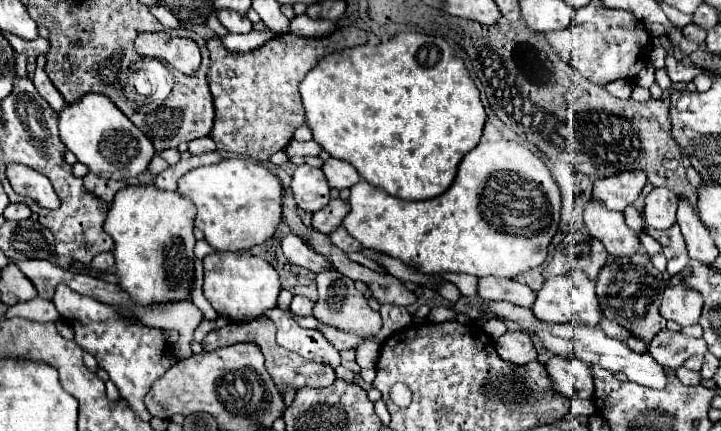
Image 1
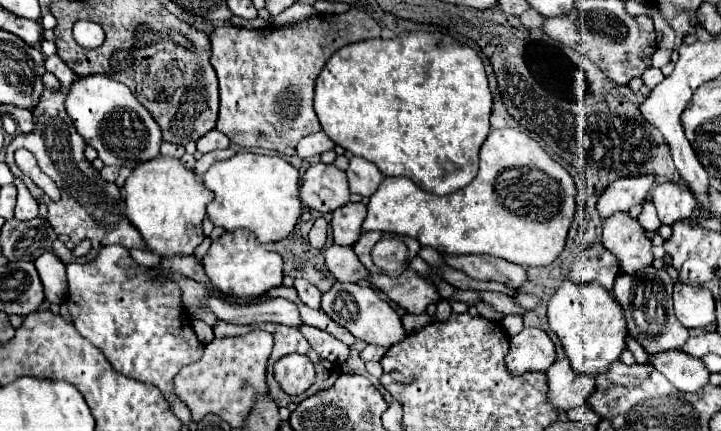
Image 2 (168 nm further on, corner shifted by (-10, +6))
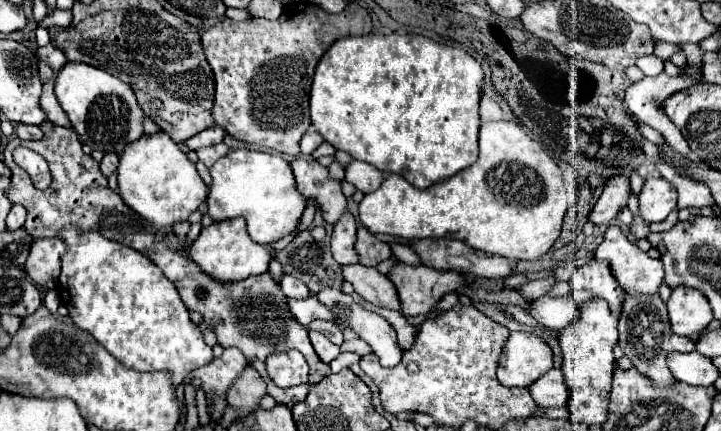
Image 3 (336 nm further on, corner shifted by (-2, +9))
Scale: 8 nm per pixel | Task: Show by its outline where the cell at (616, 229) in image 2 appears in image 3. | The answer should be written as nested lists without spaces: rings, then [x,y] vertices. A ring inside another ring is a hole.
[[[607,227],[603,241],[599,243],[597,251],[595,251],[597,259],[607,259],[613,271],[613,277],[617,279],[617,283],[631,295],[651,295],[659,291],[659,285],[663,281],[663,263],[659,259],[649,257],[645,251],[641,251],[637,245],[633,245],[621,227]]]

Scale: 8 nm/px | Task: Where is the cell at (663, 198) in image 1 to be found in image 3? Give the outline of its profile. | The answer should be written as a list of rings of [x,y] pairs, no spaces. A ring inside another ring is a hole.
[[[647,179],[645,187],[639,195],[639,211],[645,221],[659,223],[665,221],[667,215],[677,207],[677,189],[665,181],[659,179]]]

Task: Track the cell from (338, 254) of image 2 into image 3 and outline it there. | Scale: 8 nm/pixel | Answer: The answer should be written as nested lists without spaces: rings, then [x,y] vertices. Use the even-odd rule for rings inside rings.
[[[341,265],[343,279],[349,281],[355,291],[369,301],[375,307],[387,307],[399,311],[399,297],[395,293],[395,285],[379,273],[377,267],[365,267],[365,265]]]

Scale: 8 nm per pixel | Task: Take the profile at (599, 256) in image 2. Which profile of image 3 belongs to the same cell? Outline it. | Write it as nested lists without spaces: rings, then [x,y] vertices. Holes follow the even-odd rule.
[[[591,259],[589,263],[581,265],[571,279],[571,299],[575,305],[583,305],[583,301],[591,297],[603,297],[611,311],[619,317],[625,293],[619,289],[619,283],[615,281],[607,261]]]

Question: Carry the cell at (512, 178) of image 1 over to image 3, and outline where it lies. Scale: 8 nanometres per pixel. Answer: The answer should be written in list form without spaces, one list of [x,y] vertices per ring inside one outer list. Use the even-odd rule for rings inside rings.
[[[495,121],[481,125],[479,159],[471,167],[453,175],[447,181],[435,183],[425,191],[413,187],[407,179],[399,175],[387,175],[381,187],[373,193],[367,193],[359,203],[359,219],[371,233],[385,233],[405,239],[439,239],[449,235],[489,255],[533,261],[543,257],[557,241],[567,205],[569,201],[563,173],[555,165],[555,161],[543,151],[543,147],[527,137],[517,123]]]

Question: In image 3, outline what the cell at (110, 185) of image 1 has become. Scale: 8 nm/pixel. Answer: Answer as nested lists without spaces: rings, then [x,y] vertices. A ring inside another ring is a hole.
[[[107,153],[103,159],[101,159],[101,173],[105,175],[105,177],[109,177],[111,173],[115,173],[117,171],[117,165],[119,165],[119,157],[115,155],[115,153]]]

